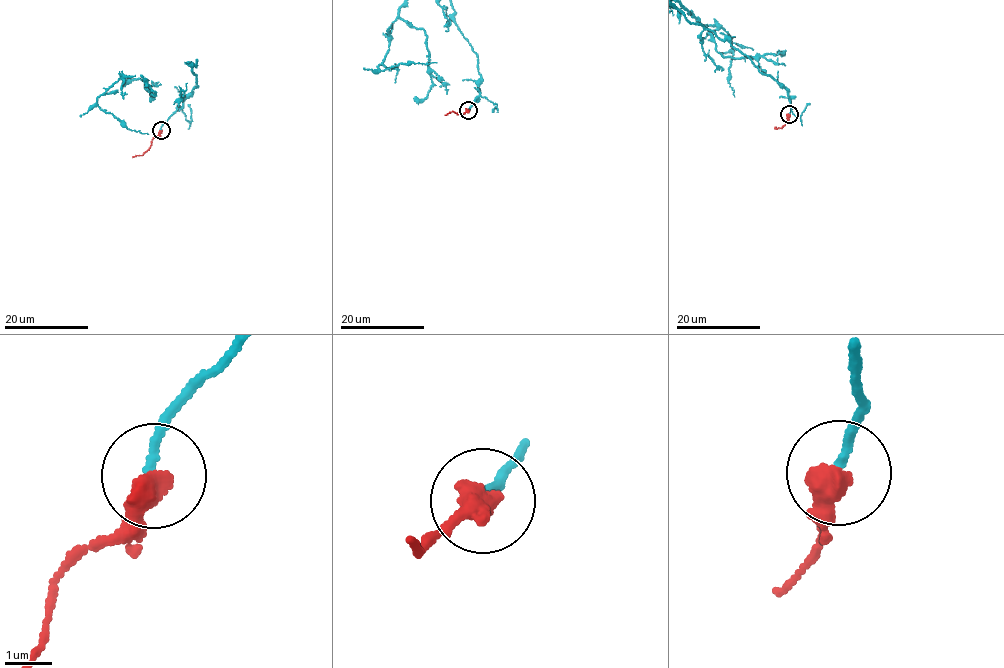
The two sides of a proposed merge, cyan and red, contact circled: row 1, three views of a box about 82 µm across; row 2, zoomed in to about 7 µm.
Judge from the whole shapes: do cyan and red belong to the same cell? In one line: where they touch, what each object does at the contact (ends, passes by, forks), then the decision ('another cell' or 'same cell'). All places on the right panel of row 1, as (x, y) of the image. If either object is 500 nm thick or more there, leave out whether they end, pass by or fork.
place (789, 114); same cell

